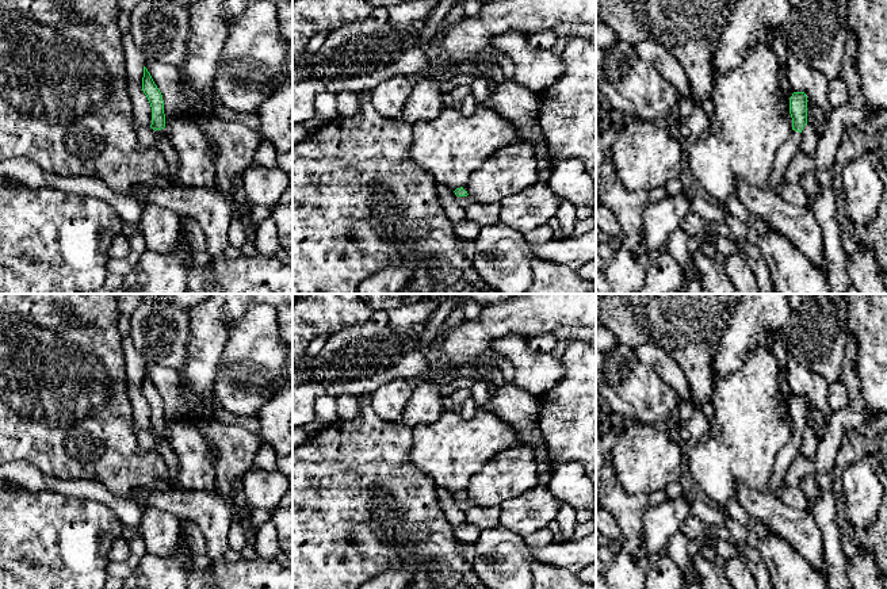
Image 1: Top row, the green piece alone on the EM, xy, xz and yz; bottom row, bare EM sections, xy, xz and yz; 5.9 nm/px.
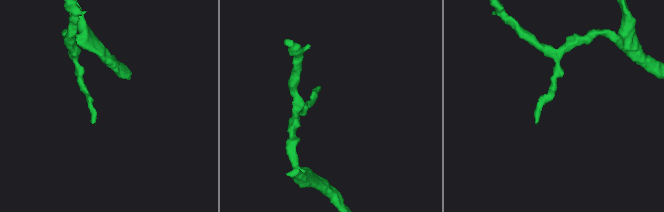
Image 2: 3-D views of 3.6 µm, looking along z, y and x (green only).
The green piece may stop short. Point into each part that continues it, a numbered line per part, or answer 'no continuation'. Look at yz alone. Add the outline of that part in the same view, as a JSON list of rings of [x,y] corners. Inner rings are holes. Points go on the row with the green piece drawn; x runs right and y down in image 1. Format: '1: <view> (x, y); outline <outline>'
no continuation

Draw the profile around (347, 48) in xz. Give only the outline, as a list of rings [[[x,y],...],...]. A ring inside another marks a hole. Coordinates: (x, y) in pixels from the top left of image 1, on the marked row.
[[[353,41],[353,42],[344,42],[337,51],[334,53],[334,56],[353,56],[359,47],[362,46],[362,43],[359,41]]]

